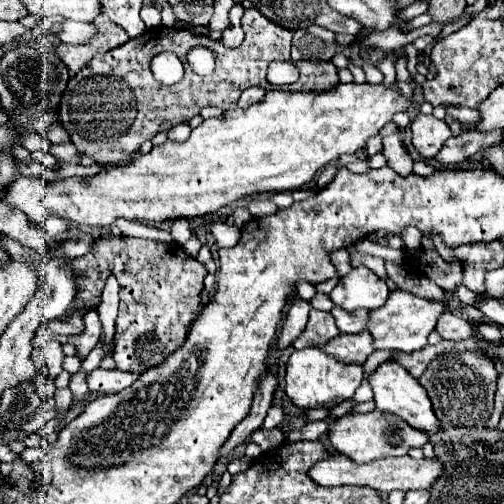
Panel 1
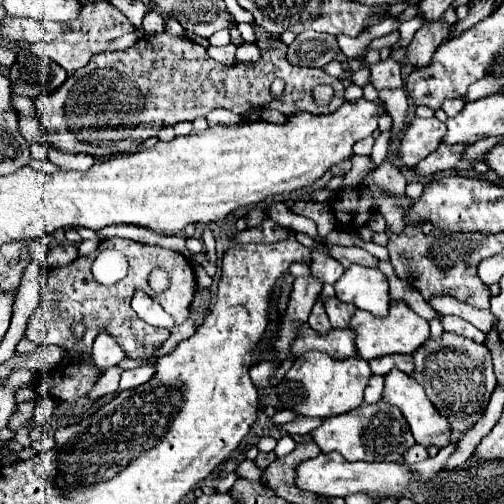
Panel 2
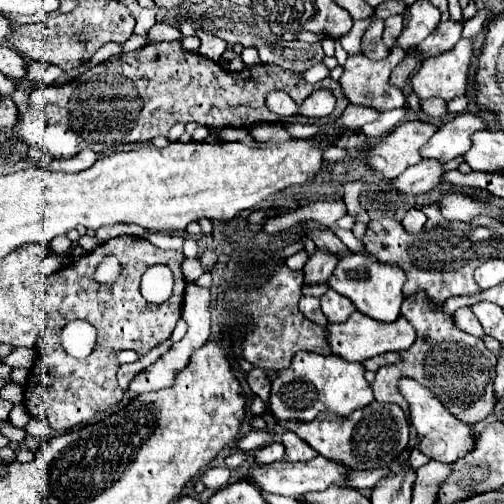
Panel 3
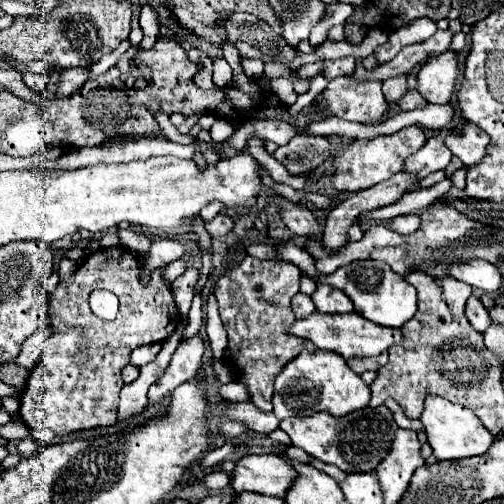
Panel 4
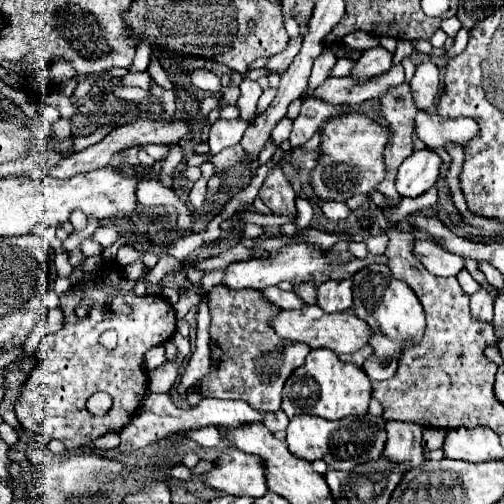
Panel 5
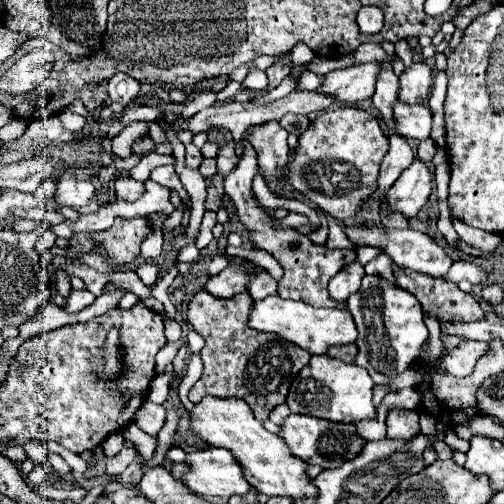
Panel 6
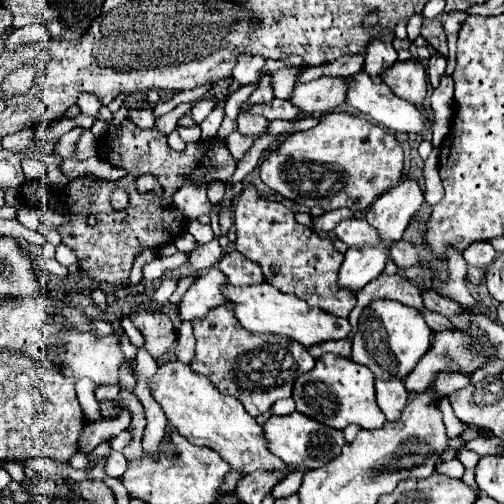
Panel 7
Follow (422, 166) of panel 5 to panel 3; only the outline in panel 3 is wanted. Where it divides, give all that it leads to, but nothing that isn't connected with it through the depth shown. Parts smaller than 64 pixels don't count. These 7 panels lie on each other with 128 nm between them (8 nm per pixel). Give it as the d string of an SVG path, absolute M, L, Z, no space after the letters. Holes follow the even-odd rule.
M462 112L450 118L440 126L436 136L428 140L422 148L424 158L436 158L442 162L448 162L460 154L466 154L472 146L472 134L486 130L488 122L472 112Z

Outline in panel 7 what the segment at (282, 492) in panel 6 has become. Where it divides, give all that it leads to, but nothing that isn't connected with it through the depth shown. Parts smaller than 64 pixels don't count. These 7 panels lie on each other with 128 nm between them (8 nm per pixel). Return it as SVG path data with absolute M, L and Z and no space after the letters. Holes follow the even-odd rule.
M168 362L158 366L158 372L150 378L150 390L156 402L164 408L166 418L176 430L196 446L208 446L216 450L236 472L242 476L256 470L286 472L288 464L278 460L268 450L268 440L258 422L246 412L240 400L216 392L212 382L202 374L196 374L188 364Z

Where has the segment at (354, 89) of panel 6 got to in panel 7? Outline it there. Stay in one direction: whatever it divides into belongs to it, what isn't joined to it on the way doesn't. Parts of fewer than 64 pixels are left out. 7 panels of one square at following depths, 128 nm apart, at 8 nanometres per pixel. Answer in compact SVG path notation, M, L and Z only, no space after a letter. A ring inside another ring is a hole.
M322 76L318 80L296 84L290 100L308 114L324 114L346 102L348 80L344 76Z

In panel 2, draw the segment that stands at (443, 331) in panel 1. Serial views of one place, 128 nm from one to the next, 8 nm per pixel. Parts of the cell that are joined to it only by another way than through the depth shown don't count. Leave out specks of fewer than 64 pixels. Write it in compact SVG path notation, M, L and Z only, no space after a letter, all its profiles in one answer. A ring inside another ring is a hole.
M436 314L434 318L440 318L440 322L442 322L442 326L444 326L446 332L454 332L458 336L466 336L466 338L478 342L478 344L484 344L484 340L486 340L484 332L480 332L476 326L472 326L470 322L458 318L458 316L438 316Z

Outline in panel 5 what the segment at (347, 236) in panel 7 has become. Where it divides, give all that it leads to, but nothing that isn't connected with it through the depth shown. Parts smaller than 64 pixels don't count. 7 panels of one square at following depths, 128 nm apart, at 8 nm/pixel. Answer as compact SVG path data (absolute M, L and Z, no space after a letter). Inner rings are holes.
M430 240L414 242L414 254L428 268L428 272L432 272L436 276L456 276L460 270L464 270L462 256L450 254Z

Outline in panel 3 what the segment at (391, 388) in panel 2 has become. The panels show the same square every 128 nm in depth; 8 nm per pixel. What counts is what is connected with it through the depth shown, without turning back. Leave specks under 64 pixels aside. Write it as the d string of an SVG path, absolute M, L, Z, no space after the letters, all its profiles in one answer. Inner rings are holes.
M400 378L398 380L398 390L406 398L406 402L408 402L410 424L416 428L416 434L420 436L418 448L420 448L422 454L426 454L432 460L454 462L454 460L462 458L464 454L468 454L474 448L474 432L470 430L470 426L466 426L460 420L456 420L440 404L440 400L436 400L436 396L428 388L424 388L422 384L418 384L412 378Z

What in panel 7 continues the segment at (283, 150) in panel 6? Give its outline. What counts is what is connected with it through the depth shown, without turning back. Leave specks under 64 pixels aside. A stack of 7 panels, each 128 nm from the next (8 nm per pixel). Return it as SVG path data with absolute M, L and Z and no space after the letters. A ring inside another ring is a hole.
M240 112L238 116L238 132L242 136L254 136L254 138L260 138L264 134L268 134L268 120L264 120L264 116L250 116L250 114L244 114Z

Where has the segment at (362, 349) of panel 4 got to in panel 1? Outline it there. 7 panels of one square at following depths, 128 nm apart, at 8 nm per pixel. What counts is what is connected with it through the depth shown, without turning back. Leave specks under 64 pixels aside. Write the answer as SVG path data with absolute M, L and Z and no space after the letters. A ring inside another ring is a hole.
M394 290L390 292L388 300L384 306L376 308L370 312L370 320L368 320L368 332L374 336L374 344L376 350L388 348L388 350L400 350L400 352L416 352L422 350L426 346L426 338L428 334L434 330L438 318L448 312L444 302L434 302L434 300L426 300L420 296L414 296L406 290Z

